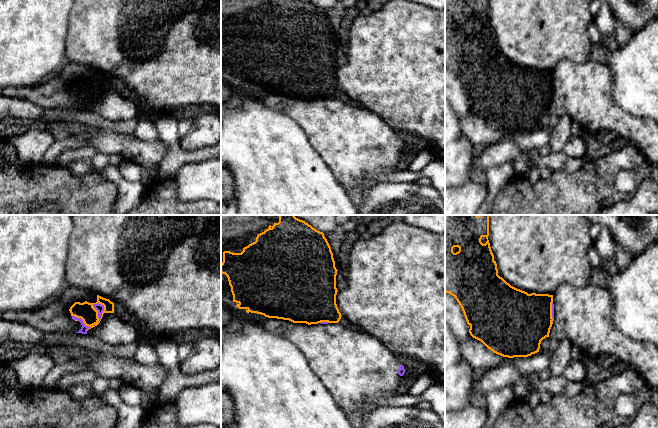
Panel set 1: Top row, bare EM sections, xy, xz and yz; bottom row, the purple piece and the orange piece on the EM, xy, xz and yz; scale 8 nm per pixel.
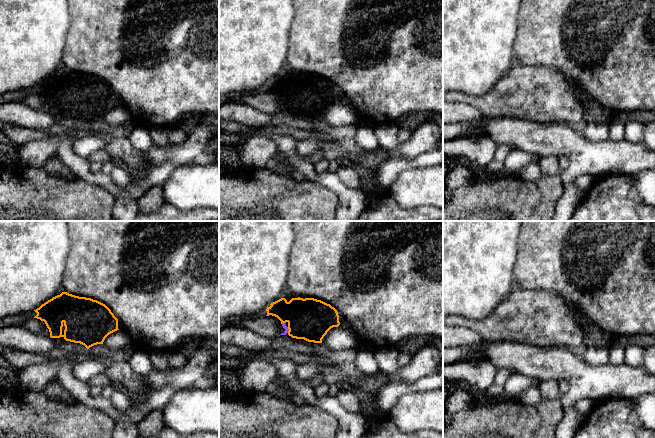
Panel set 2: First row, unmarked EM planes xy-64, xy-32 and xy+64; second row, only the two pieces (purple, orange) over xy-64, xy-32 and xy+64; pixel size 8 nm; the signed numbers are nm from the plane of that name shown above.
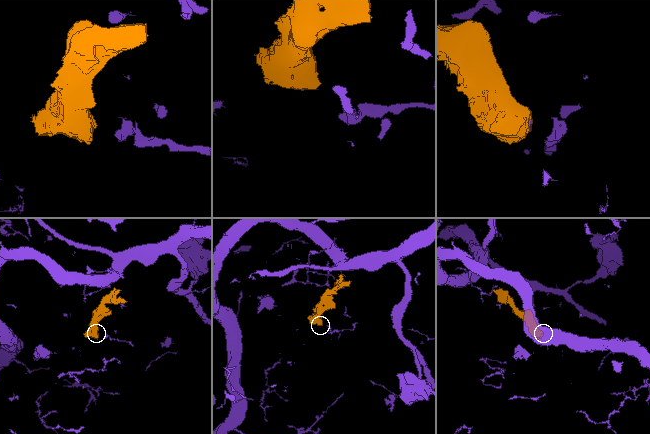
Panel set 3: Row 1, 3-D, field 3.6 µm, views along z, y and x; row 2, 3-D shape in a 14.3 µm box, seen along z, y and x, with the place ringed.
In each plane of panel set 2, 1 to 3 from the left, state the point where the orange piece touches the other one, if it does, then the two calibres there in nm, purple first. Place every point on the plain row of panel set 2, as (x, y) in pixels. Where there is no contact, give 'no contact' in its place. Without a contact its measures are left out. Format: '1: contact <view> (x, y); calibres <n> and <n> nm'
1: no contact
2: contact xy-32 (288, 106); calibres 40 and 340 nm
3: no contact

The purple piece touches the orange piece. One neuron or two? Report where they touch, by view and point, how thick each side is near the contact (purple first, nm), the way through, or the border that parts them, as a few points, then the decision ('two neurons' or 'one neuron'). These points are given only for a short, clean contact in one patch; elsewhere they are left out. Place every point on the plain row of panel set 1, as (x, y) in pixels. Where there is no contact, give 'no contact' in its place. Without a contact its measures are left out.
xy (98, 88) | 60/140 nm | two neurons

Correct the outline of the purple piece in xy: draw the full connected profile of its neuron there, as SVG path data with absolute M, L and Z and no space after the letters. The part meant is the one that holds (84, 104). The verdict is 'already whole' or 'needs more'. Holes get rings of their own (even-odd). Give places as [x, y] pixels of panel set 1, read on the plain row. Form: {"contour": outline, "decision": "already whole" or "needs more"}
{"contour": "M65 61L62 68L46 83L31 87L8 86L2 89L7 97L25 99L47 109L82 109L92 111L106 120L121 121L137 117L135 101L121 96L115 89L104 89L100 99L91 104L81 94L72 92L69 85L75 78L97 78L97 70L83 64Z", "decision": "needs more"}

